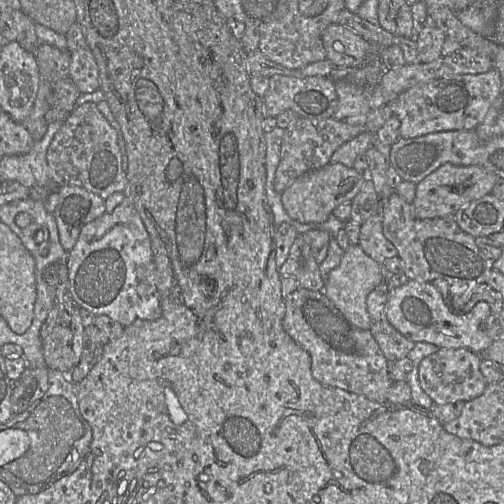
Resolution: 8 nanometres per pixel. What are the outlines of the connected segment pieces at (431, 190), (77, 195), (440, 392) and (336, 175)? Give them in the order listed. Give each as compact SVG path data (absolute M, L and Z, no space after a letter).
M445 163L416 184L416 195L412 202L413 215L420 220L454 215L472 201L491 194L498 178L500 177L480 166Z
M75 185L57 190L59 202L54 211L60 243L69 252L77 242L81 229L106 213L105 200L98 194Z
M439 348L419 364L418 378L423 391L436 404L467 402L483 394L487 382L480 371L481 356L466 348Z
M332 163L310 170L295 179L281 194L287 214L300 223L322 223L343 203L350 203L360 192L367 173L360 173L341 163Z

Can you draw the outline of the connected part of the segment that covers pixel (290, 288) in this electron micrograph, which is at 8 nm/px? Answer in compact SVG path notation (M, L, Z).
M298 234L285 263L278 269L282 296L285 299L298 289L323 291L324 279L320 265L315 261L310 245Z

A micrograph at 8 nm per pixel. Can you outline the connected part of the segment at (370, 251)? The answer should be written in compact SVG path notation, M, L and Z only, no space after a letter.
M376 213L362 225L359 246L381 266L389 259L398 256L396 247L383 234L383 216Z

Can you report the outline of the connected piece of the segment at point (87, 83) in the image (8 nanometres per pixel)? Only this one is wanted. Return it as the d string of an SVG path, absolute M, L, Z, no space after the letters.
M88 46L71 52L69 77L81 94L100 88L98 65Z

